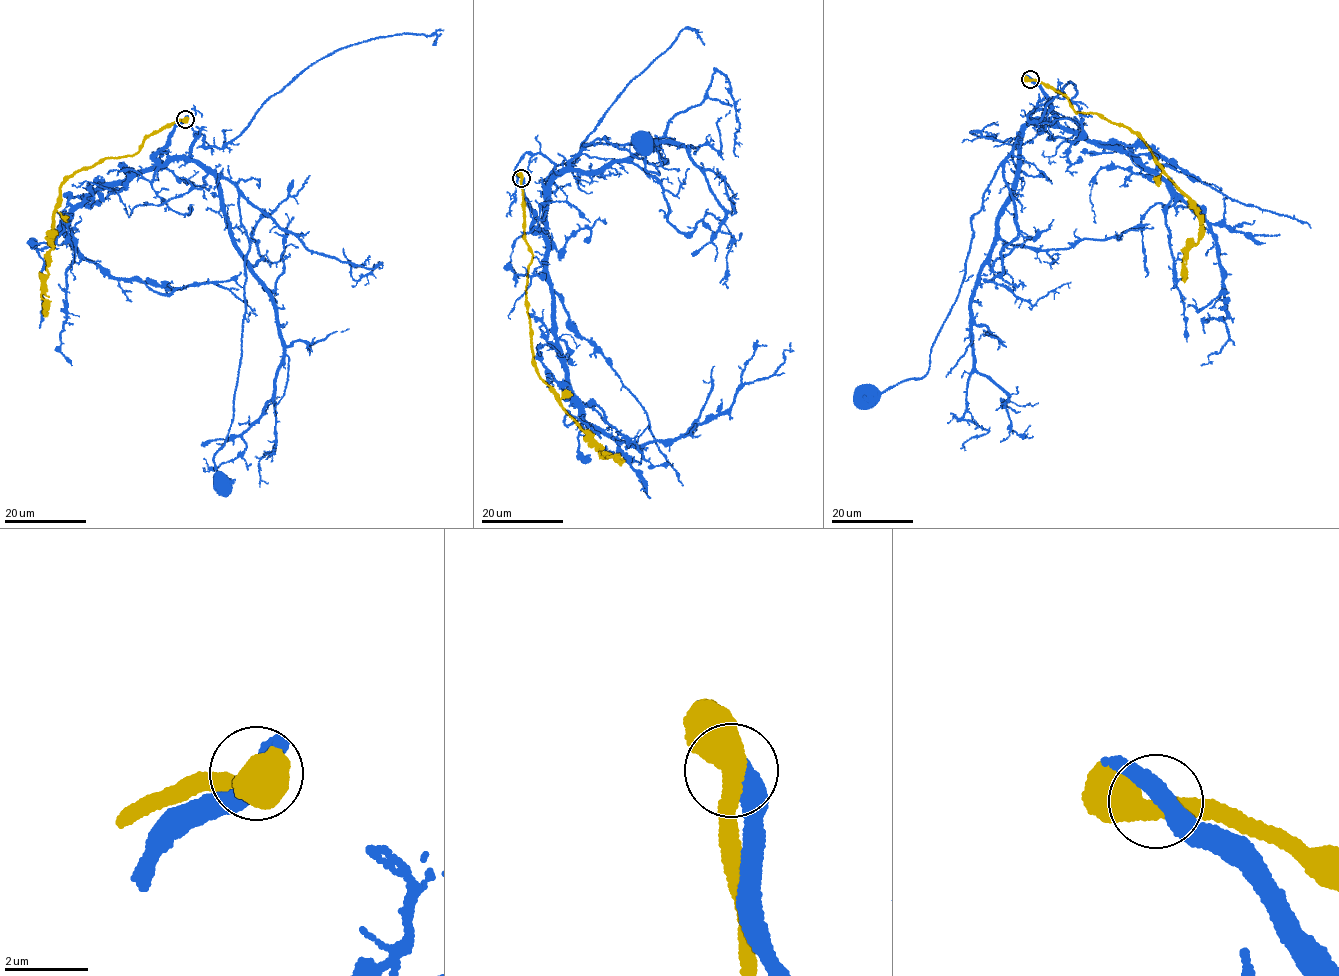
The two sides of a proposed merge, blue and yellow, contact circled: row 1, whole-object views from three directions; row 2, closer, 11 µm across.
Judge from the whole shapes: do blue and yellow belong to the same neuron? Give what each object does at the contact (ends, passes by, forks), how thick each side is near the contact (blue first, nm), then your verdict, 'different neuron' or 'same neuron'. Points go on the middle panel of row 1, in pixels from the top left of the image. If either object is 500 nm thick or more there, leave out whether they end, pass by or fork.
blue passes by; yellow passes by; calibres 440 and 480 nm; same neuron

